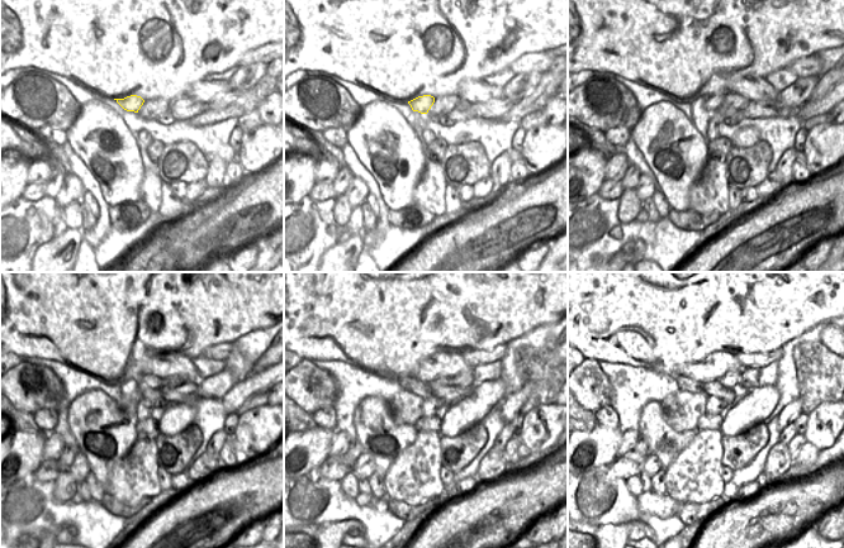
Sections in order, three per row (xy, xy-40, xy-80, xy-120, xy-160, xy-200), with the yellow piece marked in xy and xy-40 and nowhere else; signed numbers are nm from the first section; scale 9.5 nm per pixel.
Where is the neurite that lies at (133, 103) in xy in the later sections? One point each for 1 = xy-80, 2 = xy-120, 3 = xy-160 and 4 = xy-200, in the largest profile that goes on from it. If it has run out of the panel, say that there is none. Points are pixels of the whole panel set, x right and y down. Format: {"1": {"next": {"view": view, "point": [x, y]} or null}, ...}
{"1": {"next": {"view": "xy-80", "point": [712, 103]}}, "2": {"next": {"view": "xy-120", "point": [147, 381]}}, "3": {"next": {"view": "xy-160", "point": [445, 381]}}, "4": {"next": {"view": "xy-200", "point": [730, 380]}}}

